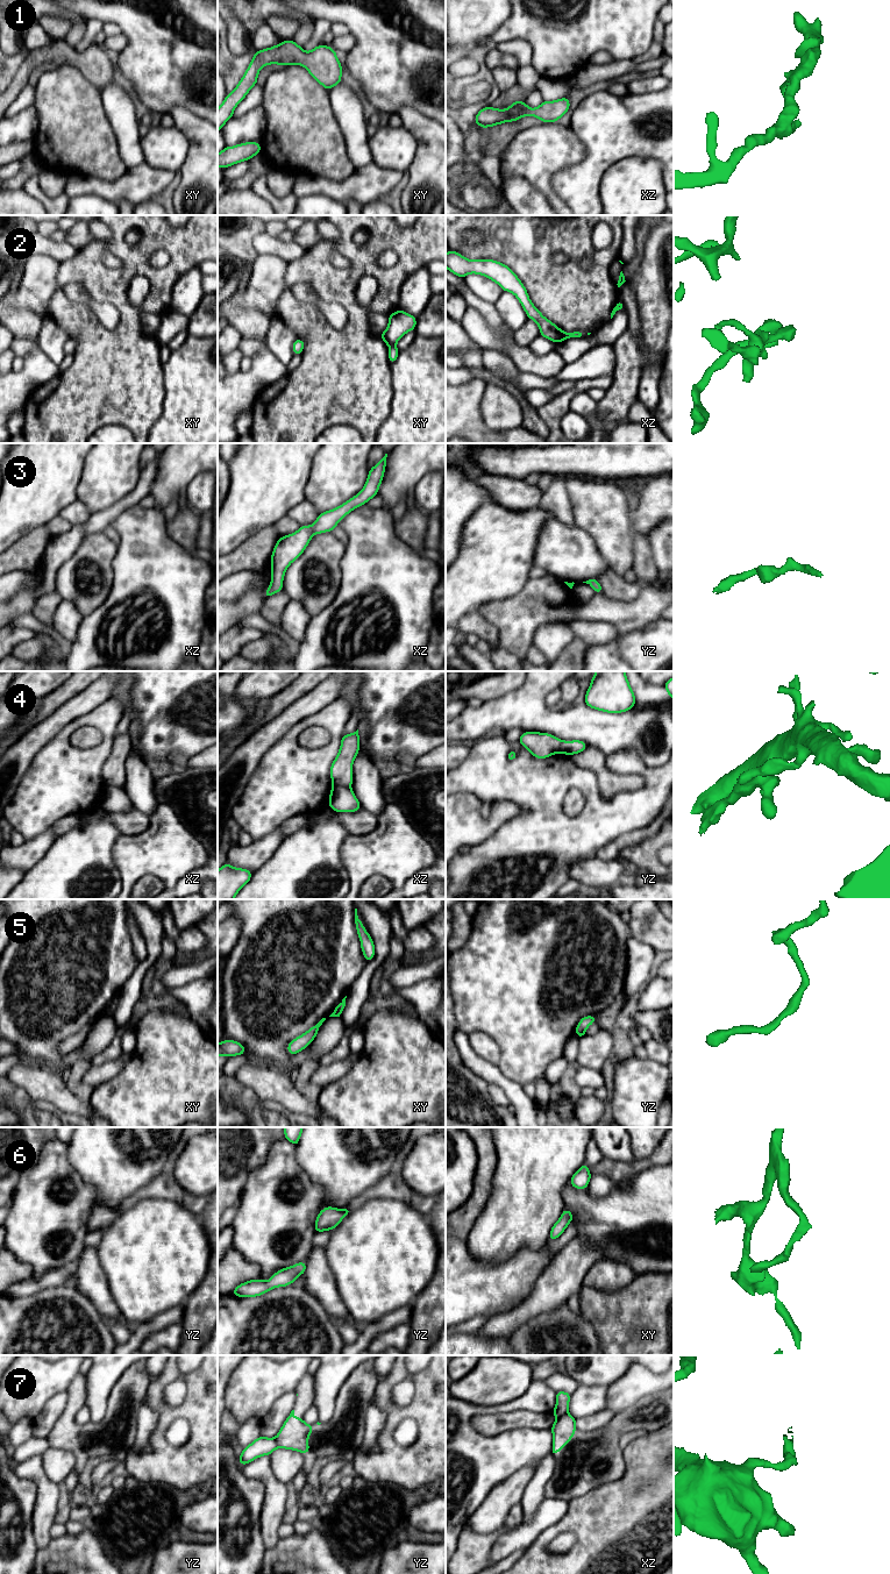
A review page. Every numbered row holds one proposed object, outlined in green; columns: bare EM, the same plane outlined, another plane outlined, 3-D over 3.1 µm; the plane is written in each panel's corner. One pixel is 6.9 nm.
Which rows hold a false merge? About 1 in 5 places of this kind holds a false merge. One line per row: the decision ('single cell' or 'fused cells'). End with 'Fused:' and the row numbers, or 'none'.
1: single cell
2: fused cells
3: single cell
4: fused cells
5: single cell
6: single cell
7: fused cells
Fused: 2, 4, 7

